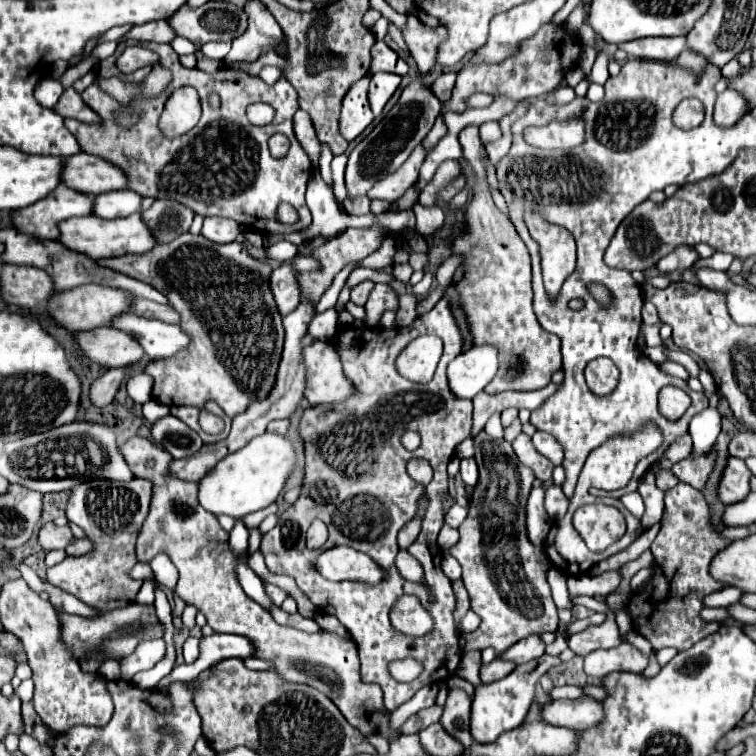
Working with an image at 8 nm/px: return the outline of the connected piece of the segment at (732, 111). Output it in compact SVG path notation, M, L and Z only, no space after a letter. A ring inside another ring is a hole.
M725 89L719 97L717 97L717 103L715 103L715 123L717 125L733 125L737 123L743 115L747 115L747 99L737 93L737 89Z

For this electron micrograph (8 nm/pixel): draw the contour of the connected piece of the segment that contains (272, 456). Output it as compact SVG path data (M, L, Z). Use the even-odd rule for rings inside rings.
M265 431L263 435L253 437L243 449L221 459L217 467L199 481L199 503L213 515L223 513L241 519L247 513L265 509L277 501L285 481L295 469L295 463L297 457L293 443L285 435Z

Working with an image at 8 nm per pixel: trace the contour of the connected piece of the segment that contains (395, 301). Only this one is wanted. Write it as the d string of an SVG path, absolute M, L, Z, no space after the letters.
M375 283L371 295L369 295L367 303L365 303L365 309L367 309L365 323L369 327L377 327L379 319L383 317L385 311L397 313L397 309L399 309L399 293L387 283Z

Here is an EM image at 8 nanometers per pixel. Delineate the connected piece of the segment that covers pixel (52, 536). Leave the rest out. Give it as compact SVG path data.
M45 523L39 531L39 543L45 551L51 549L67 549L73 543L73 533L69 527L57 527L55 523Z

